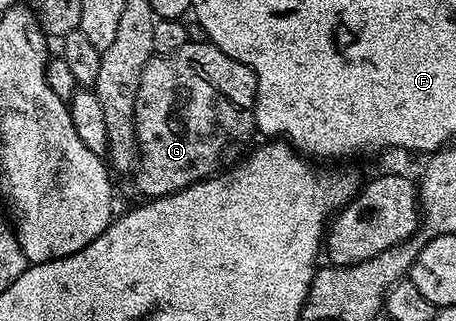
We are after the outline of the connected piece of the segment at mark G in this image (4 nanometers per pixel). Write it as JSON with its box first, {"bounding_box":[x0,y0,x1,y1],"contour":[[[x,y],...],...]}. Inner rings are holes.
{"bounding_box":[132,40,255,198],"contour":[[[191,40],[184,47],[180,47],[180,51],[159,53],[151,57],[144,67],[144,75],[140,75],[140,91],[136,91],[134,112],[138,164],[132,174],[132,180],[135,187],[143,193],[143,198],[167,197],[233,166],[247,152],[251,144],[250,136],[255,136],[255,103],[254,72],[244,63],[224,55],[224,51],[205,40]]]}

